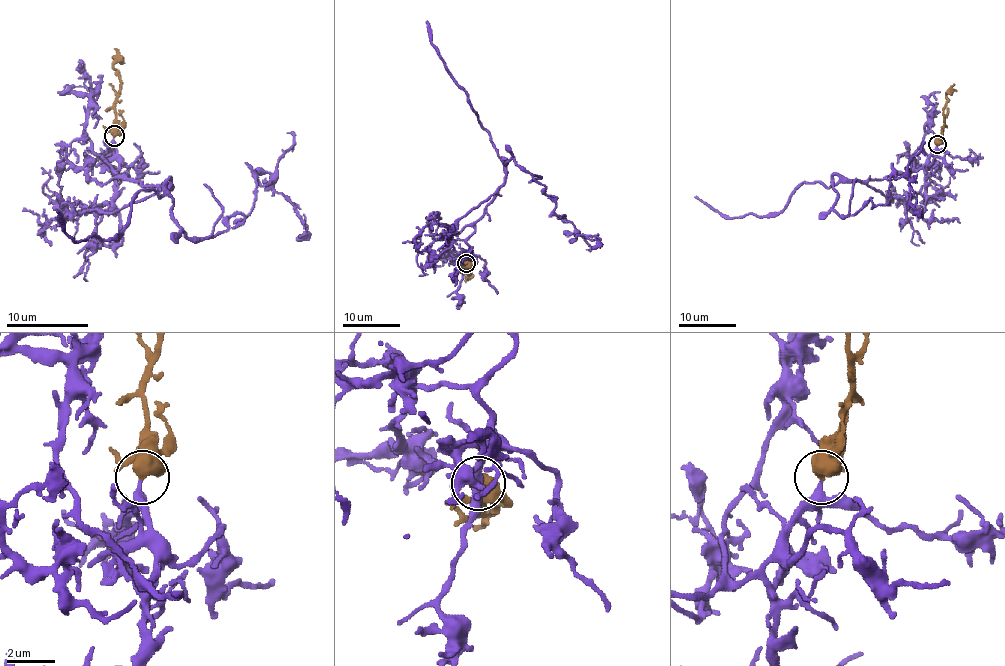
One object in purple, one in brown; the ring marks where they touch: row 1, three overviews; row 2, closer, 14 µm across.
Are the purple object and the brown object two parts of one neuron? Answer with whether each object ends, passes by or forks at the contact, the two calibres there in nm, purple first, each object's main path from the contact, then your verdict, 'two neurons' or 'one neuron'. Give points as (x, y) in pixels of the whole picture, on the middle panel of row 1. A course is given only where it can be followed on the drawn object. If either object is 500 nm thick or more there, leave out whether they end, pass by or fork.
calibres 240 and 700 nm; course purple (466, 263), (466, 243), (504, 182), (505, 159), (555, 196), (554, 210), (576, 235), (595, 236), (592, 249); course brown (466, 263), (466, 270), (471, 270), (465, 272), (466, 280); one neuron

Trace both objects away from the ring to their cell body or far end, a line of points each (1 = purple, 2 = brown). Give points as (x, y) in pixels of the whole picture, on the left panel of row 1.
1: (115, 136), (115, 171), (168, 188), (189, 237), (242, 223), (257, 179), (300, 219), (296, 239)
2: (115, 136), (115, 105), (121, 79), (113, 62), (117, 58), (115, 48)

